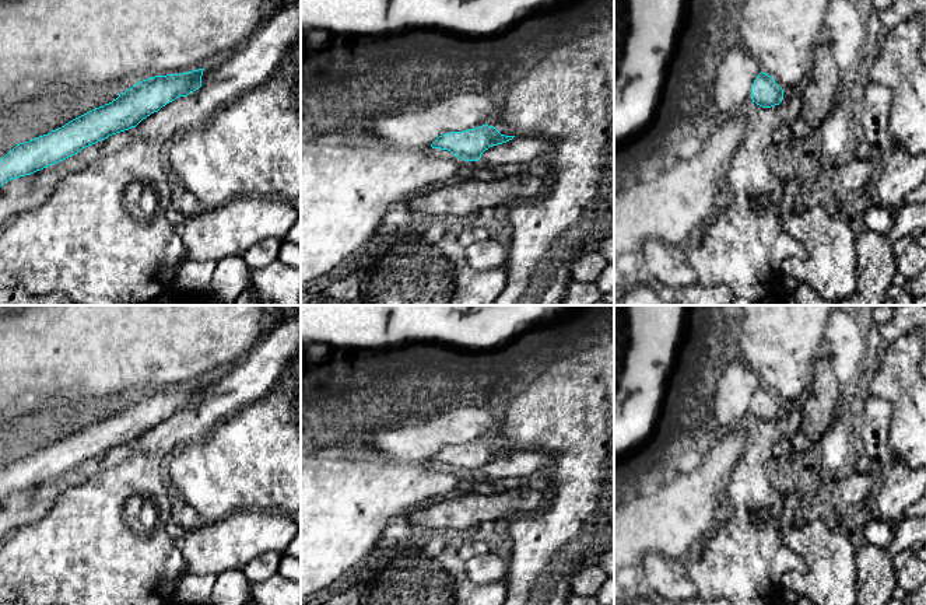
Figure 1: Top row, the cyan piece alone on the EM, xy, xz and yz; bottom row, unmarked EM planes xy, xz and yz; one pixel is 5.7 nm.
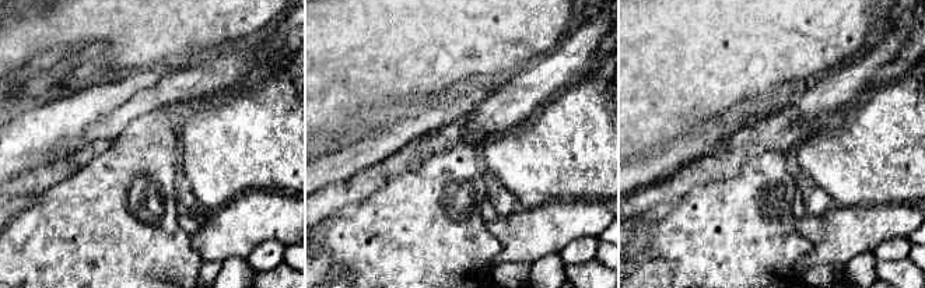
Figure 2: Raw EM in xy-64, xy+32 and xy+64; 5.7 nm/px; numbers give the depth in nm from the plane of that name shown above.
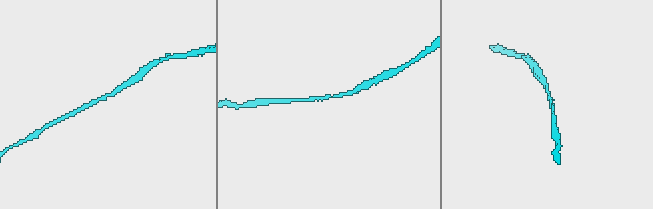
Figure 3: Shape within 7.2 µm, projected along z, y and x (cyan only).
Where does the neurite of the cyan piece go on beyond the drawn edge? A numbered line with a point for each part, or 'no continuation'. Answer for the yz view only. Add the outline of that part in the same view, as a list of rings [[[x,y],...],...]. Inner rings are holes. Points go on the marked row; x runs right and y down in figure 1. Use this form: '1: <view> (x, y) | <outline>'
no continuation

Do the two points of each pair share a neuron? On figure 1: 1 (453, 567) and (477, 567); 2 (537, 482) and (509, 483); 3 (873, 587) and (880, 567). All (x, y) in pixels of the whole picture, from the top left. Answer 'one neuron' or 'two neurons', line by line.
1: two neurons
2: one neuron
3: one neuron

